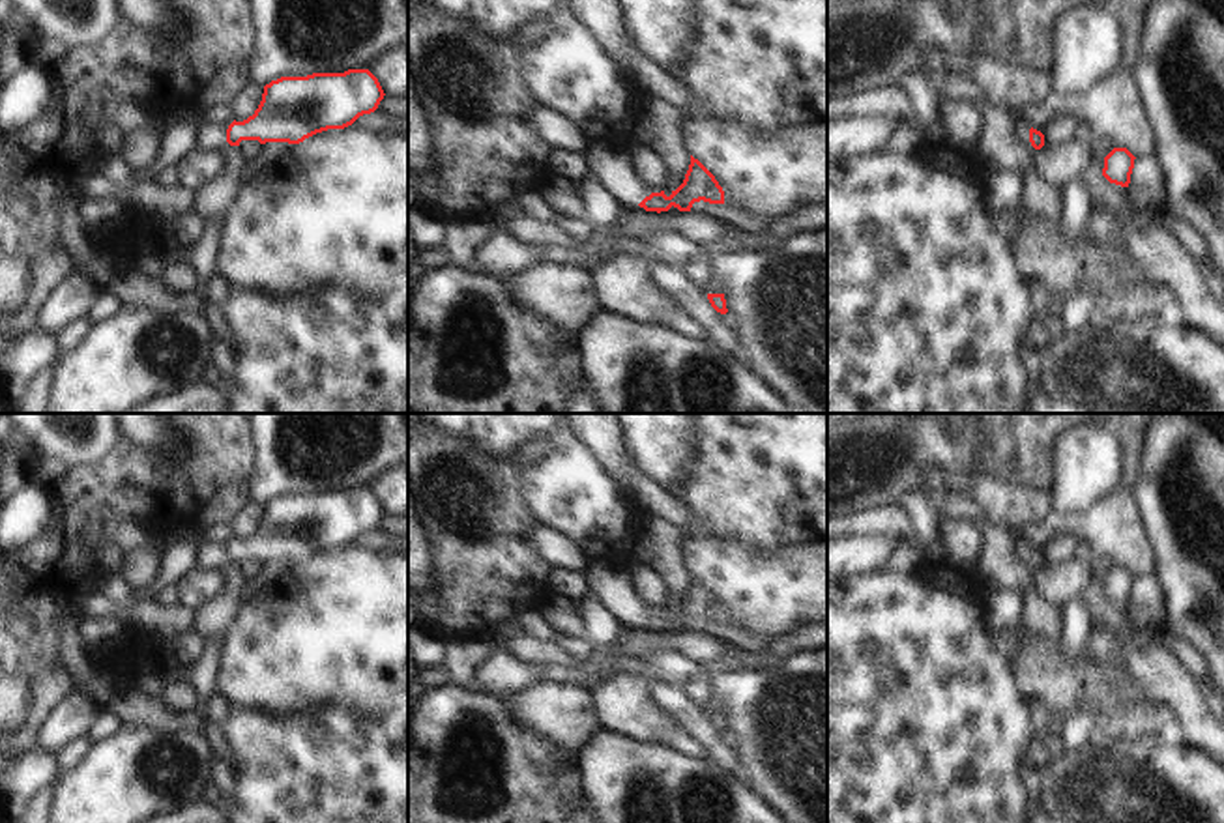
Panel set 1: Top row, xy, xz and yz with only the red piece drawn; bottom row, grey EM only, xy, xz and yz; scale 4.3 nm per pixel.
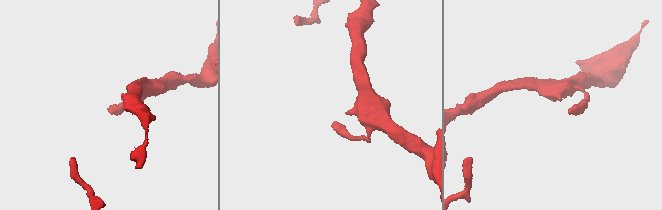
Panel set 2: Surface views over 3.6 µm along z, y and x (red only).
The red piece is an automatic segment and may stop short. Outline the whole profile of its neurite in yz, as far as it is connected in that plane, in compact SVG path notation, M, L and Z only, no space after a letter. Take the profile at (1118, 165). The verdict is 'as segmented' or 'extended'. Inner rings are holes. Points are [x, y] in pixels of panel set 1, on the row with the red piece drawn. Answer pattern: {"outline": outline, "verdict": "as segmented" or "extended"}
{"outline": "M1114 148L1104 157L1102 176L1115 185L1129 187L1134 168L1134 155L1127 148Z", "verdict": "as segmented"}

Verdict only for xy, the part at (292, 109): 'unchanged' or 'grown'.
grown

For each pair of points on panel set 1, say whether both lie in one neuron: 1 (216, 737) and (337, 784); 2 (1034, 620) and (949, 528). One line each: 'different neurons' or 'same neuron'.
1: different neurons
2: different neurons

